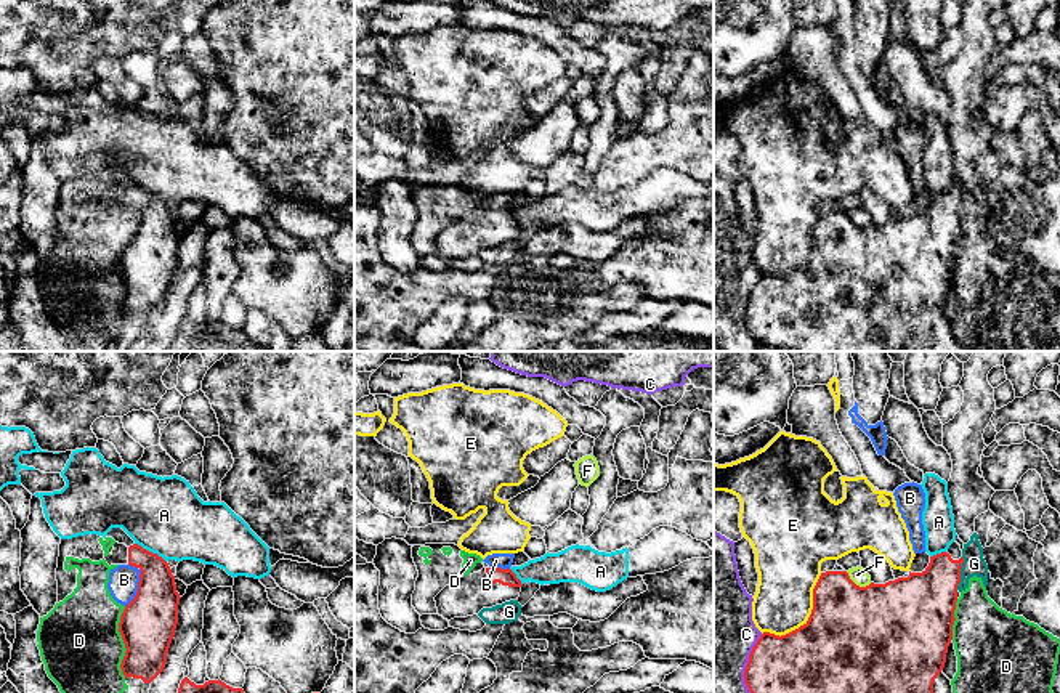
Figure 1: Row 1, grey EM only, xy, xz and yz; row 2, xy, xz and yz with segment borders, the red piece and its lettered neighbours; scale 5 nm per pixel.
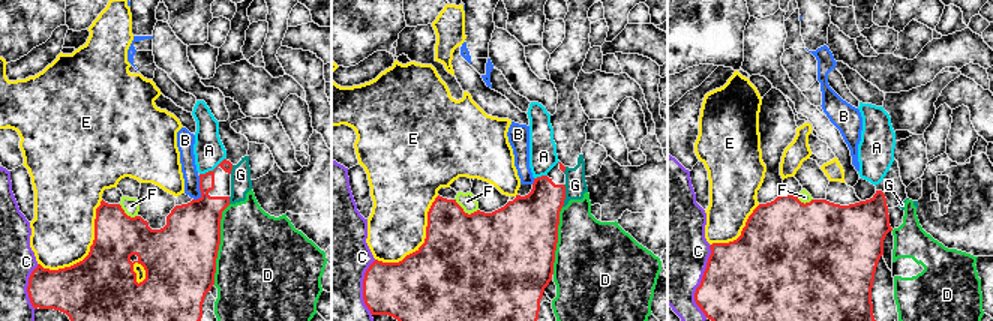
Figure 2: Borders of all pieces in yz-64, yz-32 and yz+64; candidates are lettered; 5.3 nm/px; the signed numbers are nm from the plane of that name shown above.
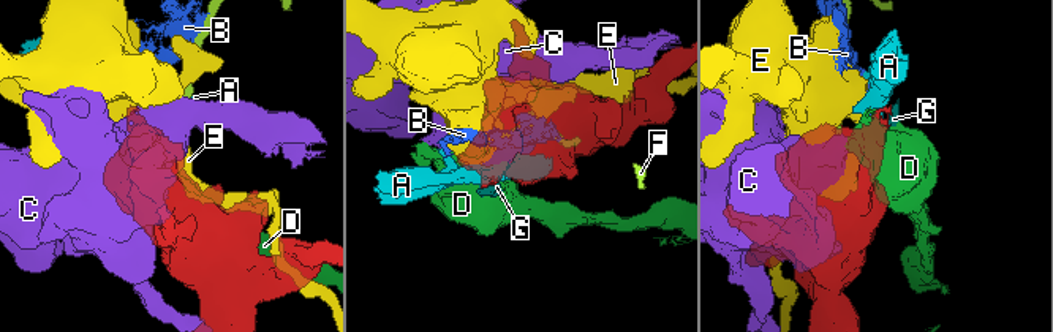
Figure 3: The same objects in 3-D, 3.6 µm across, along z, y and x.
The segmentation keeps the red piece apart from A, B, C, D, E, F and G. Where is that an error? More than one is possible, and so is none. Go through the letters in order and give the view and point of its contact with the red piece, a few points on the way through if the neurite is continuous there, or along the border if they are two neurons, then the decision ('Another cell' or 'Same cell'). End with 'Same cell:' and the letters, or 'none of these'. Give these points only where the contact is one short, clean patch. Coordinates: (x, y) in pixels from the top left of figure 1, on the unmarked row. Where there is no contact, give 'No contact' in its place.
A: Touches red at xy (151, 193). Boundary: xy (135, 183), (156, 193), (165, 202). Another cell
B: Touches red at xy (138, 225). Boundary: xy (129, 204), (140, 212), (140, 222), (135, 238), (125, 247). Another cell
C: Touches red at yz (746, 310). Another cell
D: Touches red at xy (124, 283). Another cell
E: Touches red at yz (809, 260). Another cell
F: Touches red at yz (858, 226). Another cell
G: Touches red at yz (959, 214). Boundary: yz (962, 198), (956, 230). Another cell
Same cell: none of these

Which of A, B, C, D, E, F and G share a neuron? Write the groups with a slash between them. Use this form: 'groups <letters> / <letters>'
groups A / B D G / C / E / F

